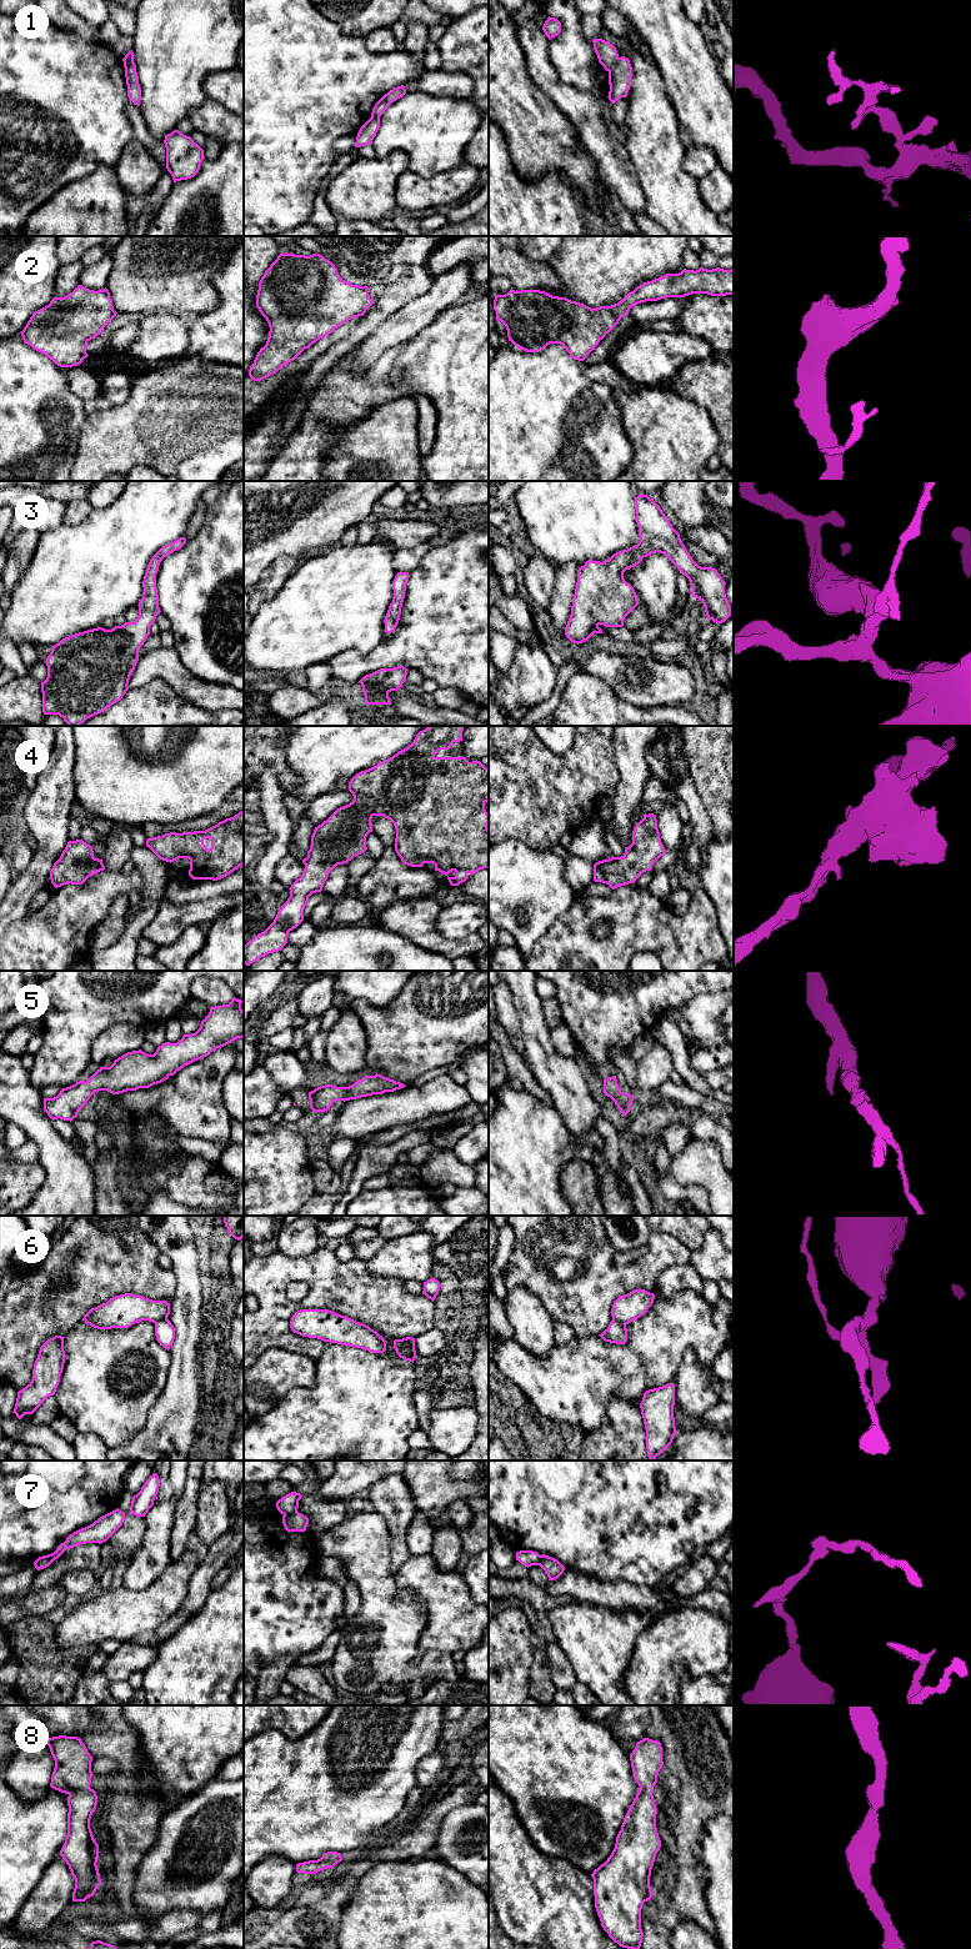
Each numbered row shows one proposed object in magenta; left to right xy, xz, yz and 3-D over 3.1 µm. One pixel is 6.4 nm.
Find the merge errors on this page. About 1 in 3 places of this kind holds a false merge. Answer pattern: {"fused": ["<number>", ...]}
{"fused": ["1", "6", "7"]}

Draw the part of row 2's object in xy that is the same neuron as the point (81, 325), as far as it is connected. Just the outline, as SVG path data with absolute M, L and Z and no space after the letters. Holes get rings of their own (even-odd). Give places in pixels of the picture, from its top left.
M79 285L64 297L54 297L49 305L35 311L20 332L25 344L45 354L60 367L77 366L86 359L87 342L100 335L116 316L109 290L94 291Z

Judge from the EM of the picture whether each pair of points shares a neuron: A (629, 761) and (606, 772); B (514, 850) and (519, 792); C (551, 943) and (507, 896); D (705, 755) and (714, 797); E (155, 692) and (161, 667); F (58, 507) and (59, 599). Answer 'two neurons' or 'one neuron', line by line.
A: two neurons
B: two neurons
C: two neurons
D: one neuron
E: two neurons
F: two neurons

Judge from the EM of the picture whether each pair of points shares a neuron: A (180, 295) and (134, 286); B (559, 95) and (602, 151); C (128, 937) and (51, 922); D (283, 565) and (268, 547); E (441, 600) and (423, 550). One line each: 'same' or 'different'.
A: same
B: same
C: different
D: different
E: different

